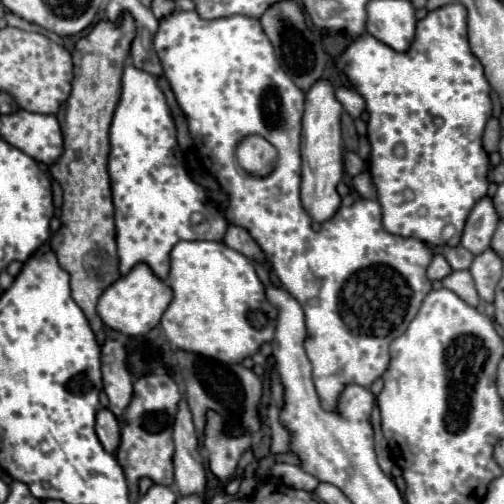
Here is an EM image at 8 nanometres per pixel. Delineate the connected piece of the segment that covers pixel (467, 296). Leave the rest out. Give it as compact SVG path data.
M454 271L450 273L446 279L442 279L442 285L450 291L454 291L464 303L468 303L470 307L478 307L480 297L476 293L474 287L474 279L470 275L470 271Z

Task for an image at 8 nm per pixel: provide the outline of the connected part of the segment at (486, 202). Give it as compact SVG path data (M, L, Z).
M482 197L474 205L472 213L466 219L466 227L464 227L464 235L462 235L460 245L466 247L474 255L482 253L484 249L490 247L492 233L496 231L496 221L500 221L500 217L498 217L498 213L494 209L492 199Z

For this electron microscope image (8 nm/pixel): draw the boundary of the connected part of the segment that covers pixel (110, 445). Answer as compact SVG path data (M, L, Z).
M100 409L96 417L96 435L108 453L116 453L120 445L120 423L110 409Z

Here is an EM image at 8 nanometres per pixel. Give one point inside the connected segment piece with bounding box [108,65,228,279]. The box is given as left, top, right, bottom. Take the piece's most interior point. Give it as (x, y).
(156, 200)

